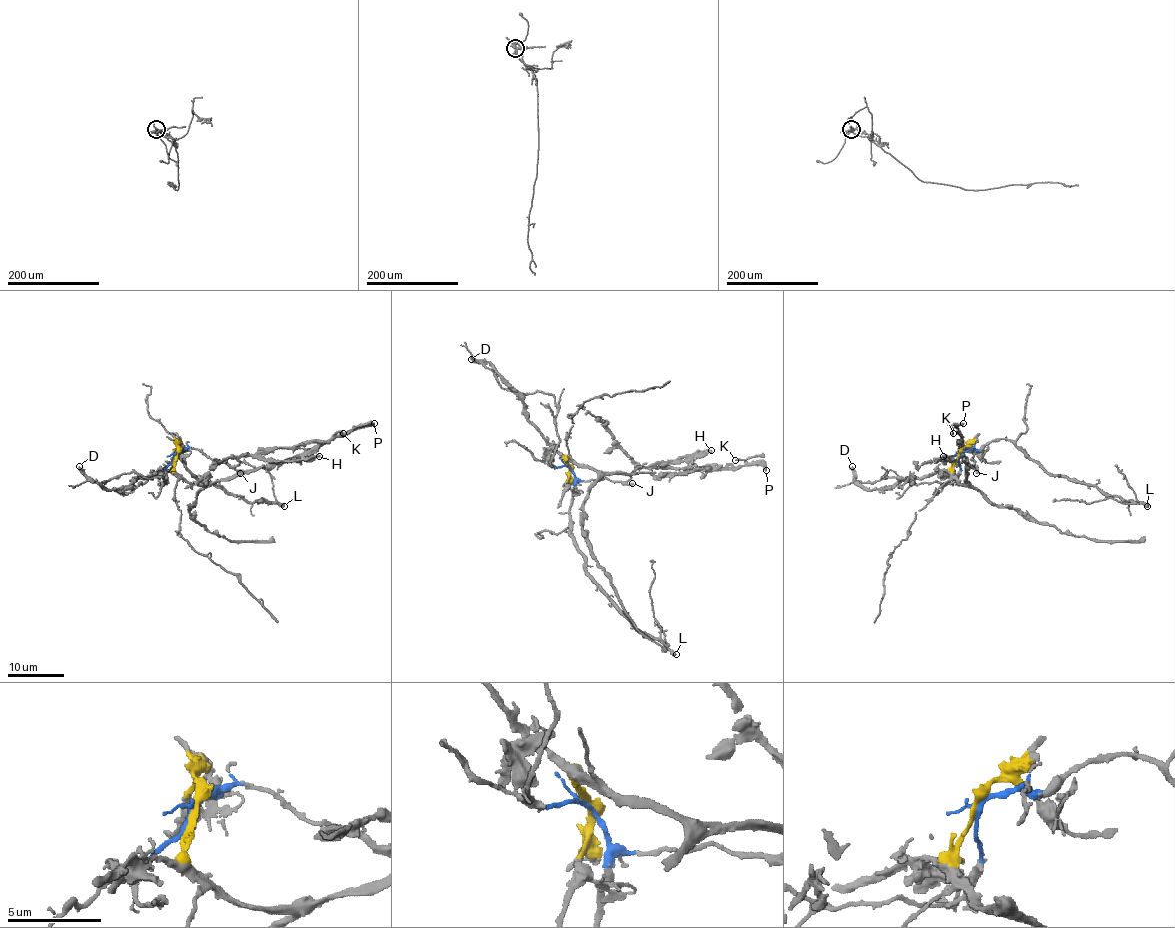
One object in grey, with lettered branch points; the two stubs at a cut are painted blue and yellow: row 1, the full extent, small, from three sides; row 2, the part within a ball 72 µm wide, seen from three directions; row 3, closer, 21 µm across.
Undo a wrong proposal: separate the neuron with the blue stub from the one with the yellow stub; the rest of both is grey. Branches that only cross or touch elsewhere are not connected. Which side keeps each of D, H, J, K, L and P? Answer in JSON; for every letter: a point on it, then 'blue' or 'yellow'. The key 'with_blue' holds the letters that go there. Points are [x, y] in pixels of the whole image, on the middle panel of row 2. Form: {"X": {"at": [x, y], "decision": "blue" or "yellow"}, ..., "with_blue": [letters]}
{"D": {"at": [471, 359], "decision": "yellow"}, "H": {"at": [711, 450], "decision": "yellow"}, "J": {"at": [632, 483], "decision": "blue"}, "K": {"at": [735, 460], "decision": "yellow"}, "L": {"at": [676, 654], "decision": "blue"}, "P": {"at": [766, 470], "decision": "yellow"}, "with_blue": ["J", "L"]}

